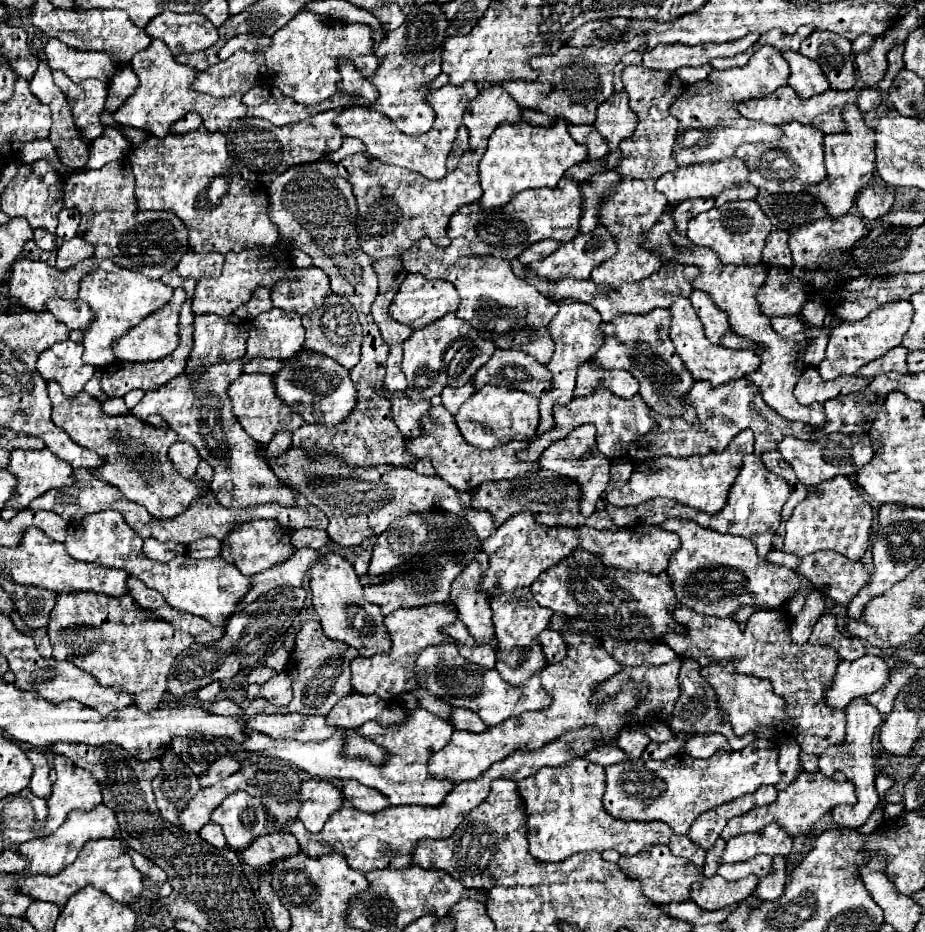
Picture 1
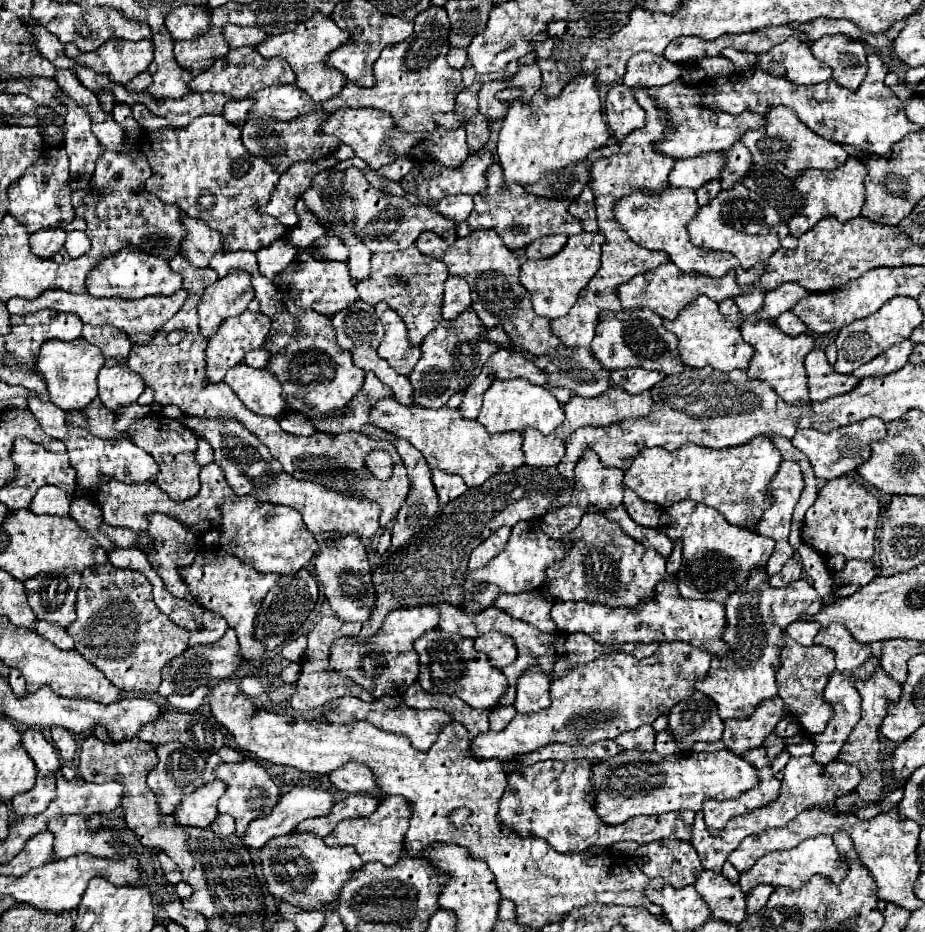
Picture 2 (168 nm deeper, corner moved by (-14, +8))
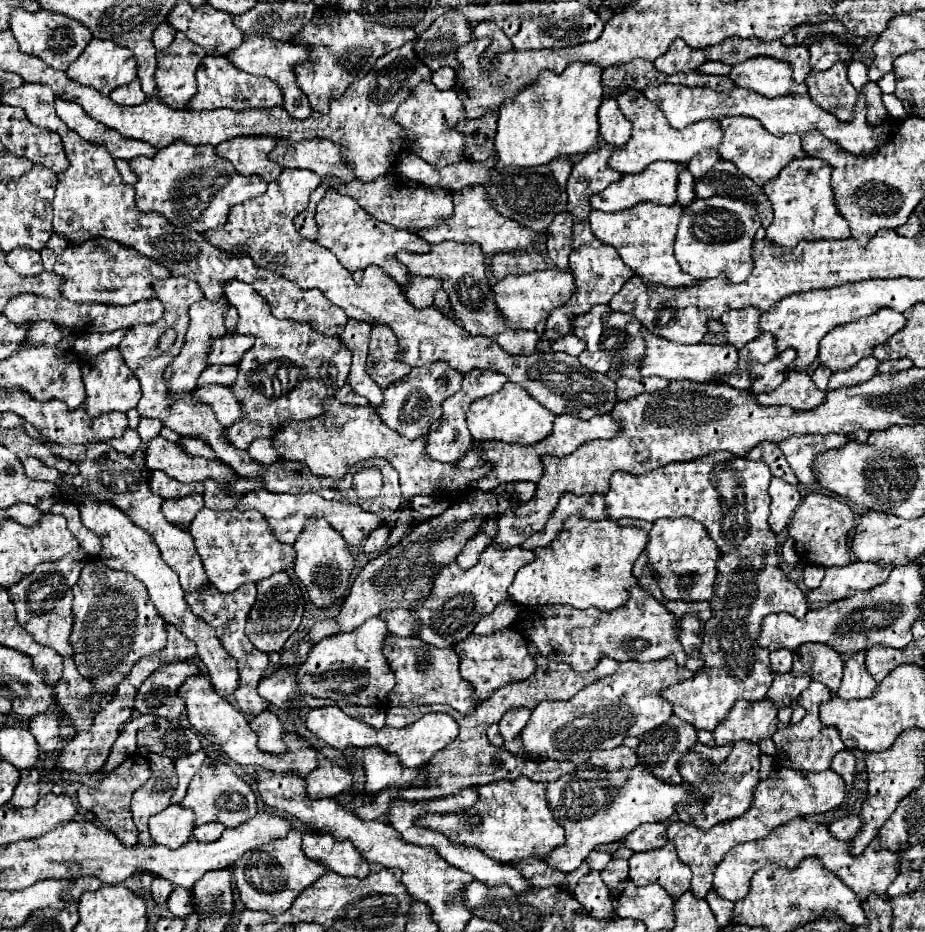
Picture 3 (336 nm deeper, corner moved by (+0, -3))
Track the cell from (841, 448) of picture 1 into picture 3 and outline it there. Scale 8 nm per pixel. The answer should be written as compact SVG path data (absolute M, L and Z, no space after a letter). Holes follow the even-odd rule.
M856 430L852 434L796 434L782 440L778 446L784 452L794 476L800 484L814 484L816 478L812 474L812 464L816 456L826 452L828 448L840 448L846 442L866 442L870 436L868 430Z

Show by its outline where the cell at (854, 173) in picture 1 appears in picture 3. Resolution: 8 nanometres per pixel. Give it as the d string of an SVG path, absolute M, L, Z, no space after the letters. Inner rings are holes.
M800 158L786 164L784 172L768 184L762 186L764 194L772 202L774 222L766 228L766 240L782 248L794 248L802 240L822 240L822 238L848 238L848 222L838 214L834 192L830 186L830 164L818 158Z

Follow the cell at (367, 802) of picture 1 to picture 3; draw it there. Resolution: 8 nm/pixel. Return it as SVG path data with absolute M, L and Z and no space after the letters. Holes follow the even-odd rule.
M318 754L318 768L314 768L304 782L308 796L334 798L352 788L352 774L342 766L330 762L324 754Z

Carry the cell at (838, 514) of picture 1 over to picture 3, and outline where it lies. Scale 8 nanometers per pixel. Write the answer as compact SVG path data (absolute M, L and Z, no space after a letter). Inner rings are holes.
M808 494L794 512L788 526L788 534L794 540L794 548L802 564L820 564L824 568L830 568L846 566L850 562L848 534L854 526L856 520L848 504L836 500L830 494Z

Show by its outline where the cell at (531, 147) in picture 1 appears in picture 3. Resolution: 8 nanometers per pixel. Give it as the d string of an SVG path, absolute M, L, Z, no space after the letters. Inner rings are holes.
M574 62L562 74L552 70L540 72L538 80L532 82L526 90L520 90L512 100L504 100L498 114L498 130L496 130L496 152L498 152L498 168L516 164L520 168L548 164L560 156L584 154L590 152L598 144L598 108L602 104L602 66L592 62Z

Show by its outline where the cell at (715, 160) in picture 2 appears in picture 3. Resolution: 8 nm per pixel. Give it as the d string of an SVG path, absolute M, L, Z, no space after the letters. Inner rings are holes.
M652 162L644 172L638 174L624 174L618 182L610 184L600 194L590 196L590 206L602 212L622 212L642 202L656 202L656 204L676 204L676 182L682 164L672 162Z

